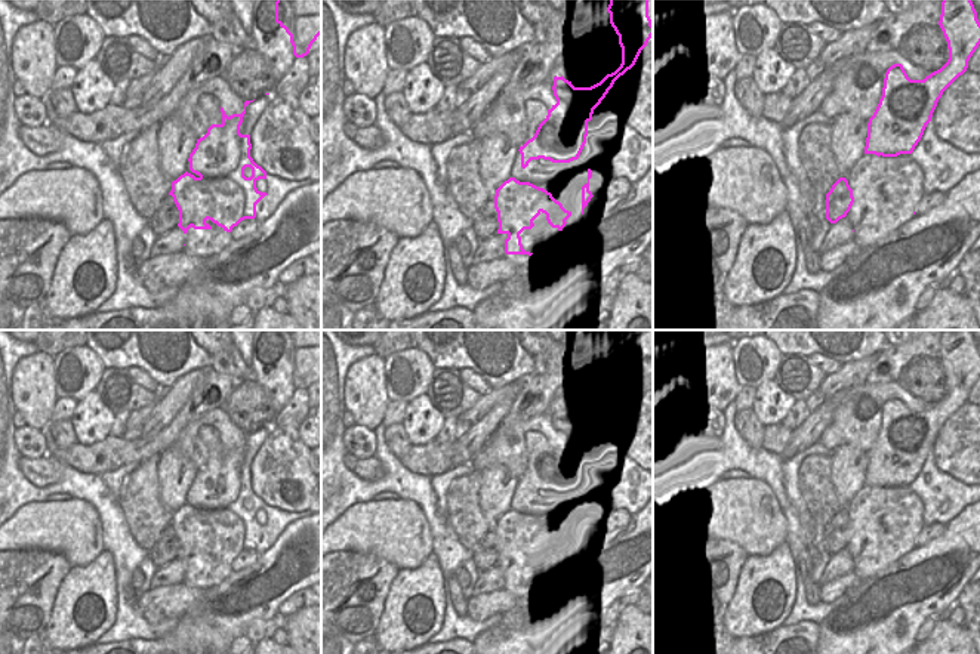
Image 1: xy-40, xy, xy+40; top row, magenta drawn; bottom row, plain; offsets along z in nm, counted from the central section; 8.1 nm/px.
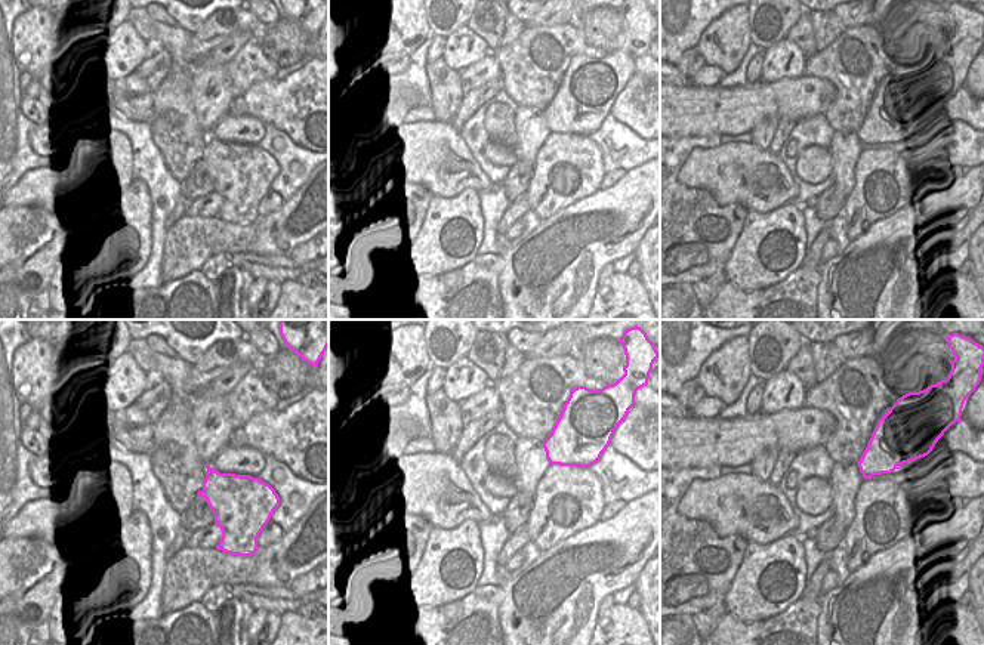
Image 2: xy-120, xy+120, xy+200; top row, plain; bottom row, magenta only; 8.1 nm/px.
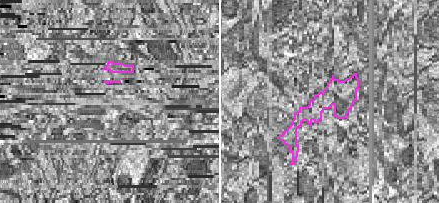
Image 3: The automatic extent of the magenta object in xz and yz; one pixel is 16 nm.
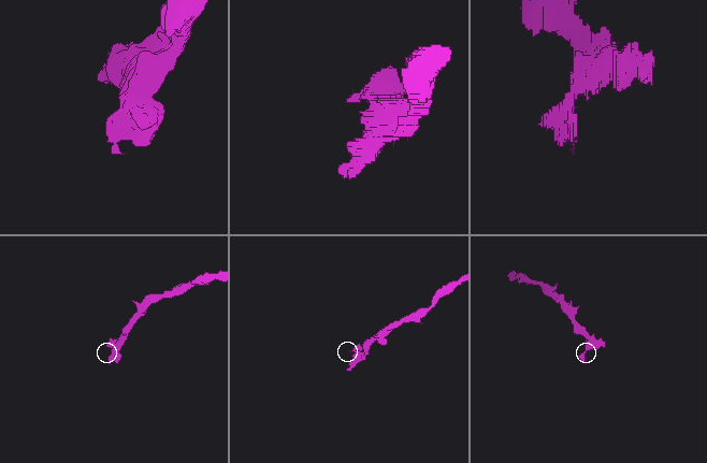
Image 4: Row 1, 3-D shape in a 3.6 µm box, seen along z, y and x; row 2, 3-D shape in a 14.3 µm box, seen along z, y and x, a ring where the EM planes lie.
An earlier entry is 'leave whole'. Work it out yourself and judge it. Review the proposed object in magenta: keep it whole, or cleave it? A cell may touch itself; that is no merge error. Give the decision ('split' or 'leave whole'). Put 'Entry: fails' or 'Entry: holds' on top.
Entry: fails
split

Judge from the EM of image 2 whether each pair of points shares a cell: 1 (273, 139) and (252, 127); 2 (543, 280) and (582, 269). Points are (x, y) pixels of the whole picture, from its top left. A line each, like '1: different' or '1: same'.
1: different
2: same

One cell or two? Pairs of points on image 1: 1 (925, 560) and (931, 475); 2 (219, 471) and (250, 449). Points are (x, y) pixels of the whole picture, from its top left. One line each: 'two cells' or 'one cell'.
1: two cells
2: one cell

